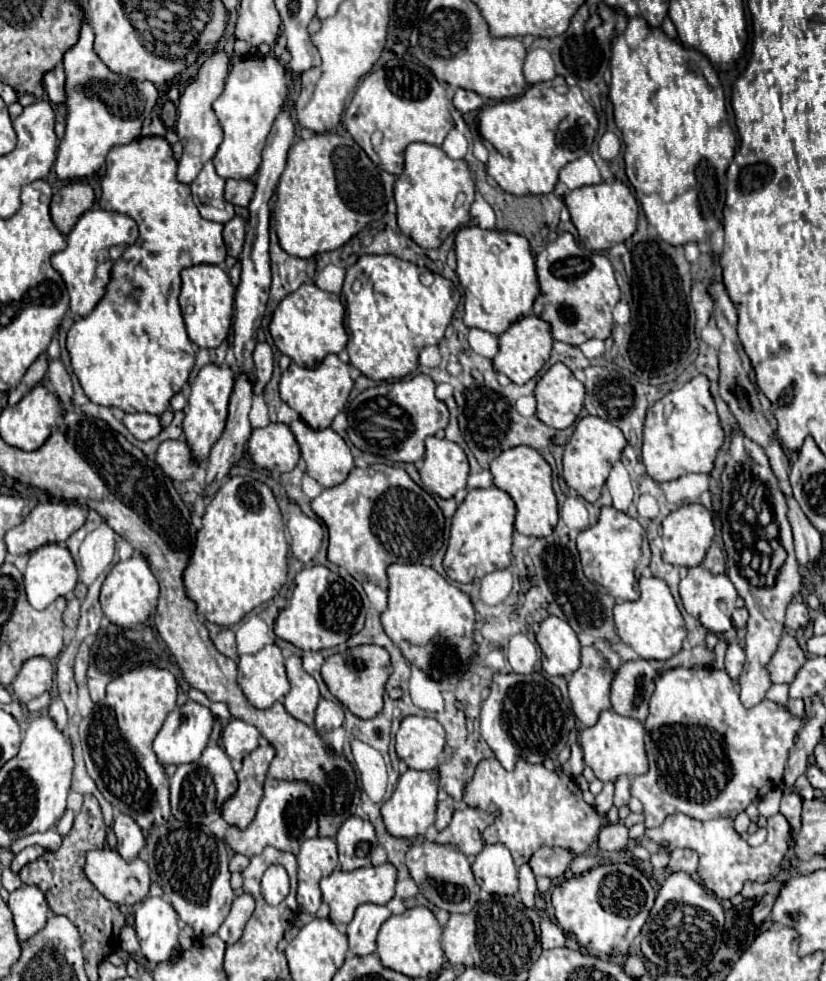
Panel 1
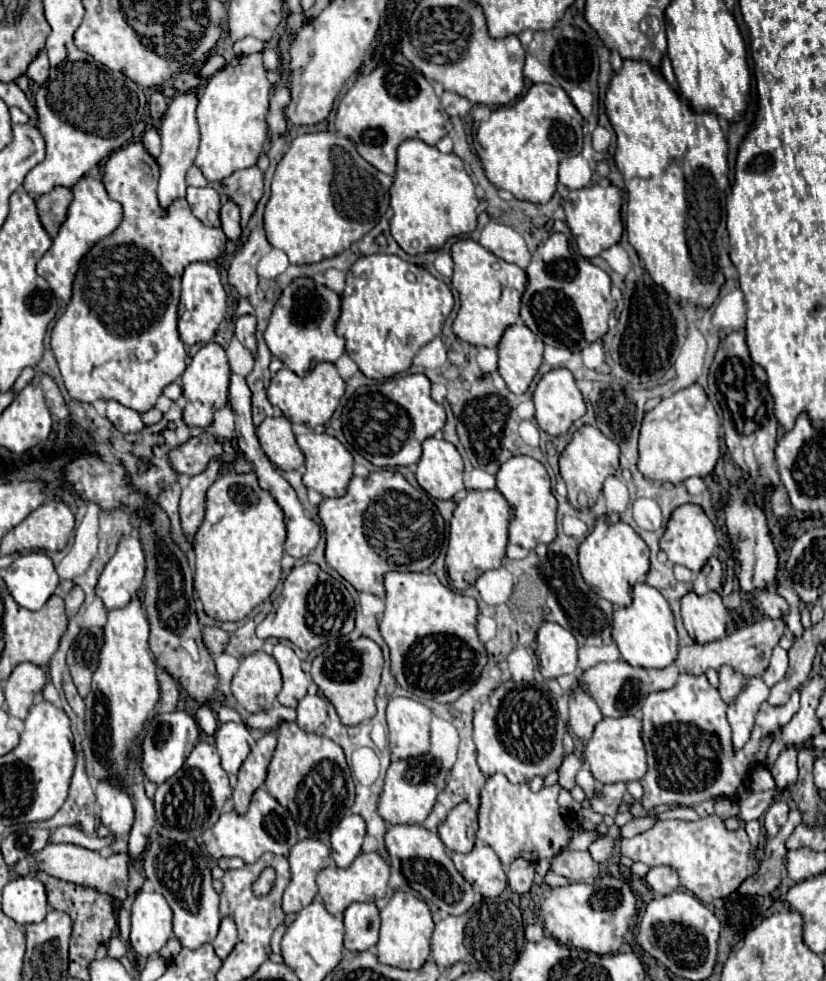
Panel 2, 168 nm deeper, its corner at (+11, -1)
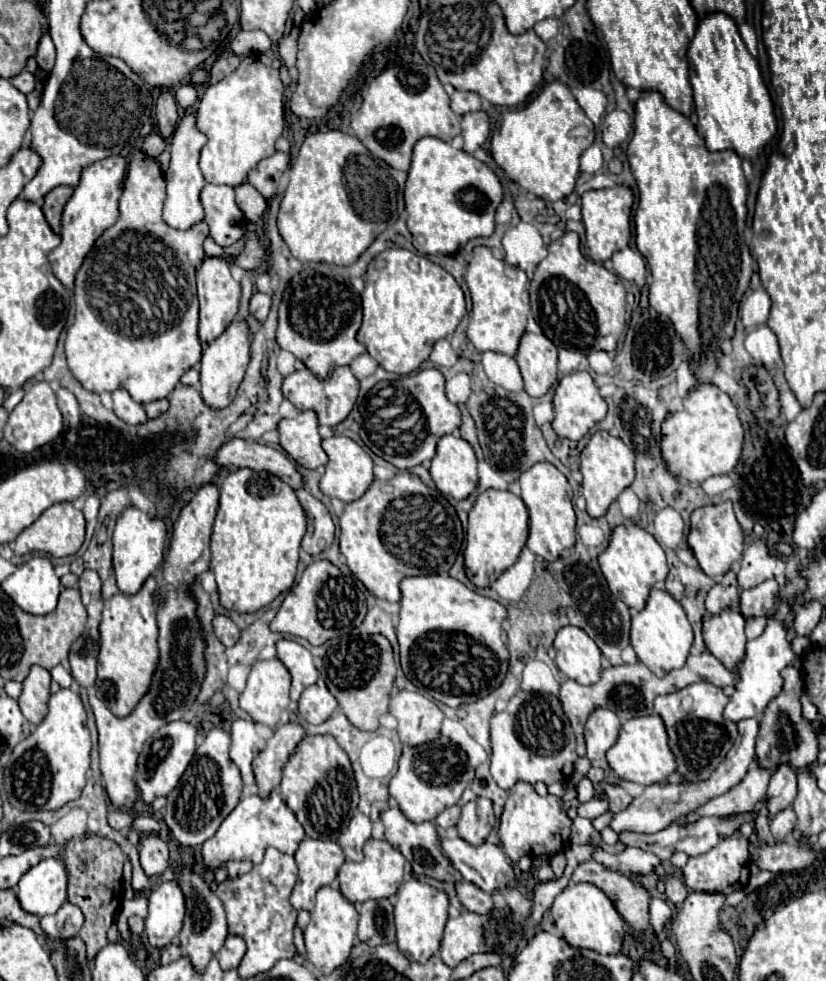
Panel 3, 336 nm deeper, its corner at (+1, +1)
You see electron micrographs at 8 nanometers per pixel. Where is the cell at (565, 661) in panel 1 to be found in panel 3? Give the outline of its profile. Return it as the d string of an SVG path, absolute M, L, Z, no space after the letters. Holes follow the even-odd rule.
M563 627L555 637L555 661L559 669L581 685L593 685L601 675L601 651L579 627Z

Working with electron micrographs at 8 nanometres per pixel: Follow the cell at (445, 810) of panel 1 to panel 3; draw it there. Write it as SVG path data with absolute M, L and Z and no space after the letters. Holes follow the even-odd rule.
M457 805L447 807L443 813L439 813L439 815L437 815L437 823L439 823L439 827L443 827L443 829L453 827L453 825L457 825L459 815L461 815L461 809L459 809Z

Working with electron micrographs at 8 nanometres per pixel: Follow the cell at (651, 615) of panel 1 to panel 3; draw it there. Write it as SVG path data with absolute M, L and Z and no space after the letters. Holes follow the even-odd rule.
M653 589L643 611L633 615L631 621L631 645L641 663L645 663L655 675L663 677L671 669L685 665L689 649L693 645L693 627L687 621L683 607L665 591Z

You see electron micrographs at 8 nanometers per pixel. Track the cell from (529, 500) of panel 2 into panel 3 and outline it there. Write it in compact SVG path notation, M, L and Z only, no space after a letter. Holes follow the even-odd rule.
M537 463L519 477L521 499L529 509L529 539L527 547L543 557L545 561L557 561L561 551L575 545L575 511L573 511L573 491L567 477L551 463Z

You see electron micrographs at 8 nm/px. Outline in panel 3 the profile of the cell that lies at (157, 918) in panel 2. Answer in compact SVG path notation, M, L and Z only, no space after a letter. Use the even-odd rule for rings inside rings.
M163 881L149 897L145 933L153 947L163 949L179 935L185 915L185 899L177 881Z

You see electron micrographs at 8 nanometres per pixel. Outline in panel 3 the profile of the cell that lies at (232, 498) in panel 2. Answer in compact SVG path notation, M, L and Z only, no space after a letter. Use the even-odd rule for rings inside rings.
M237 469L231 471L221 485L219 509L211 535L211 571L217 577L221 605L225 609L235 609L239 613L255 613L269 605L277 595L287 591L297 573L299 547L307 531L307 515L295 495L295 491L283 483L277 475L267 471Z

